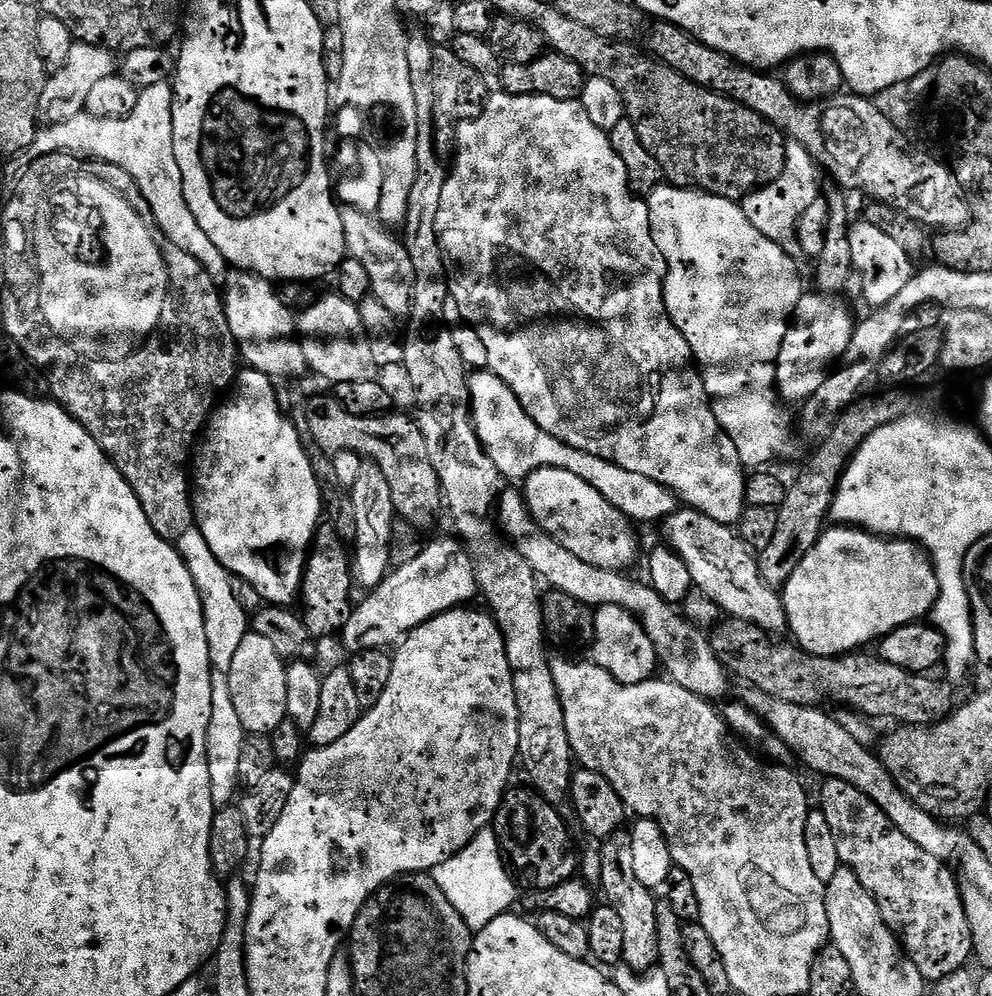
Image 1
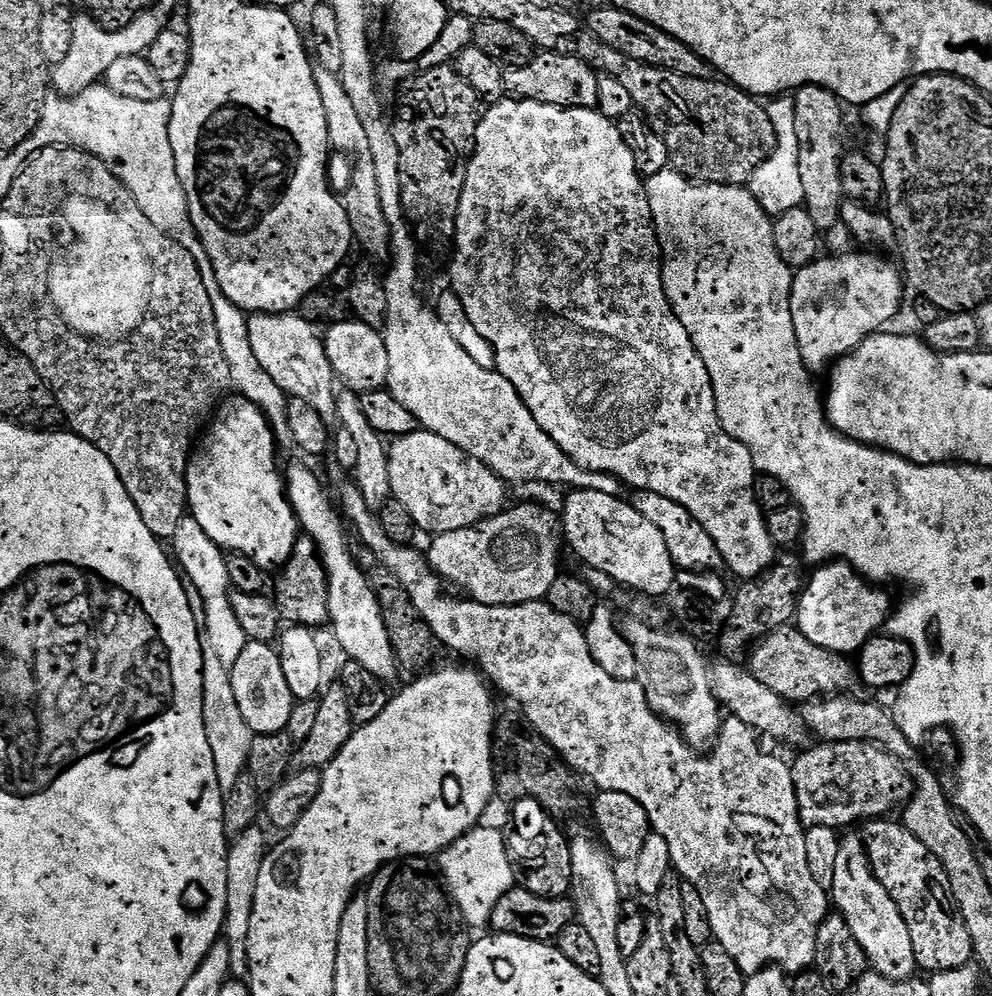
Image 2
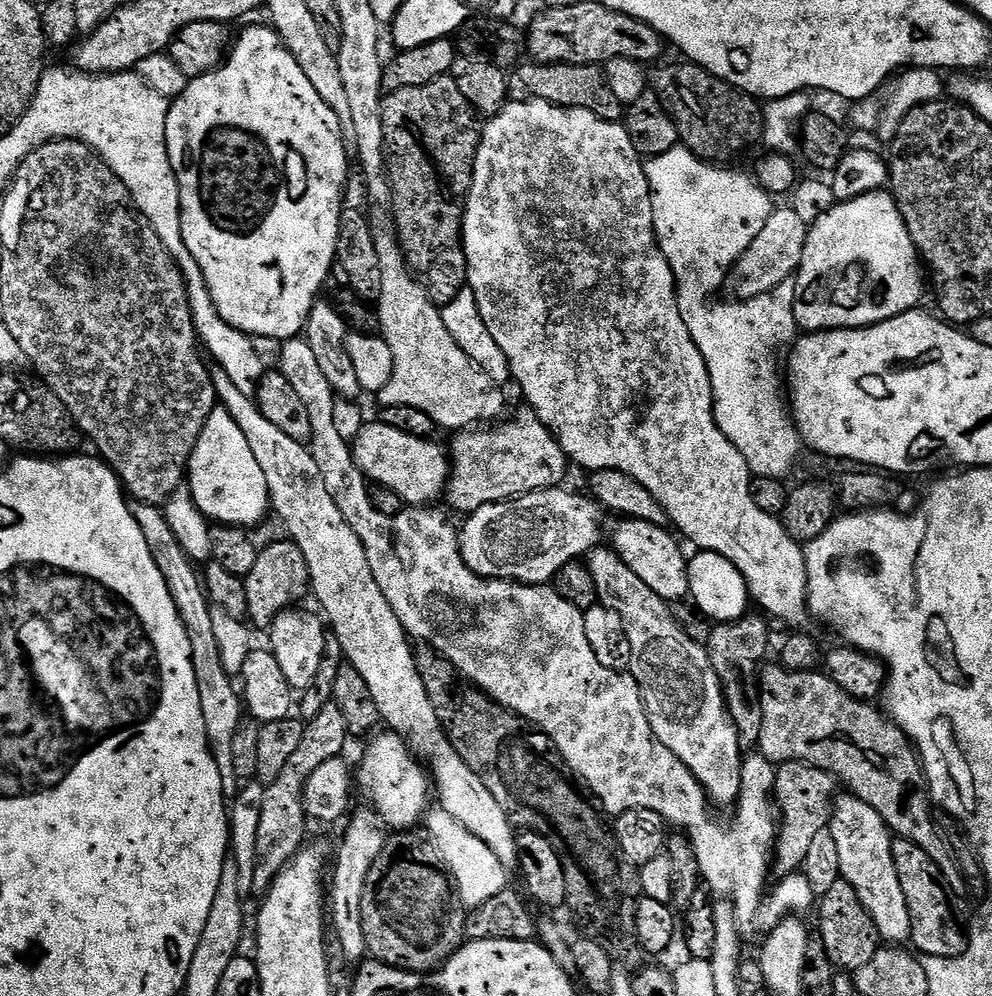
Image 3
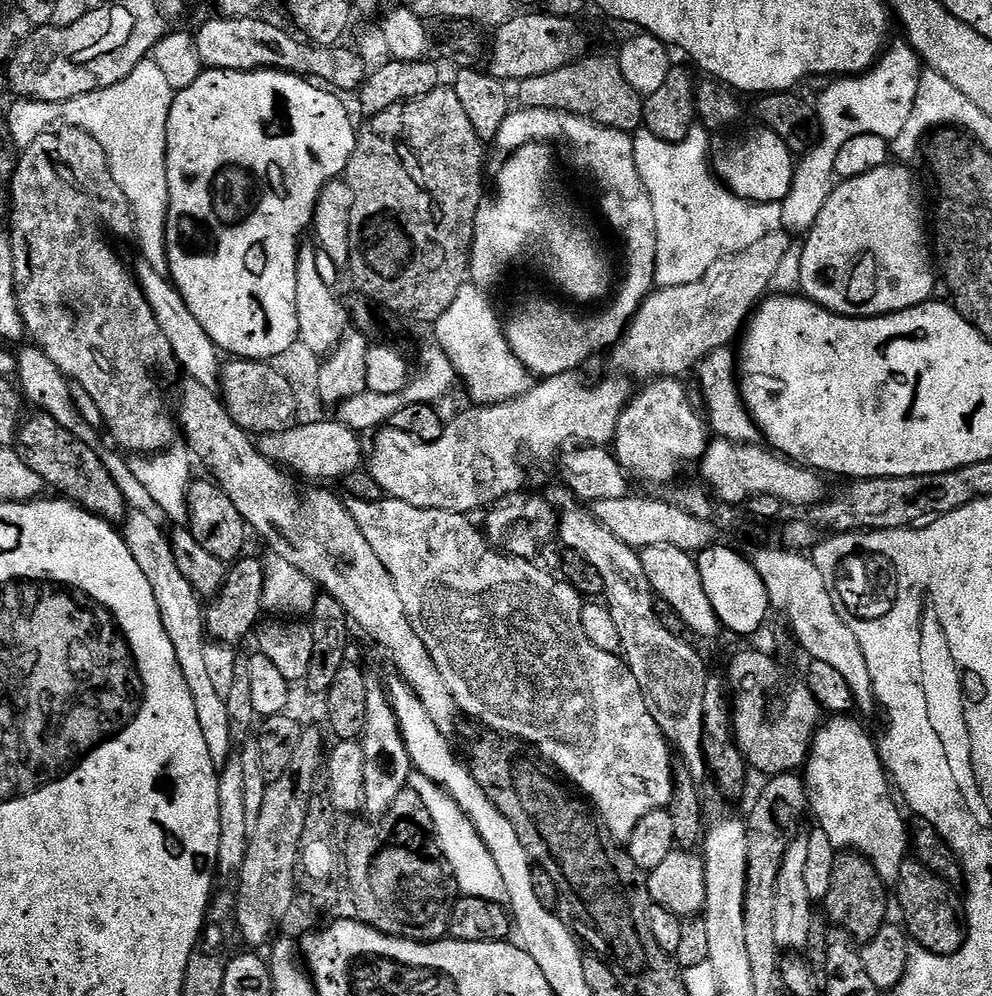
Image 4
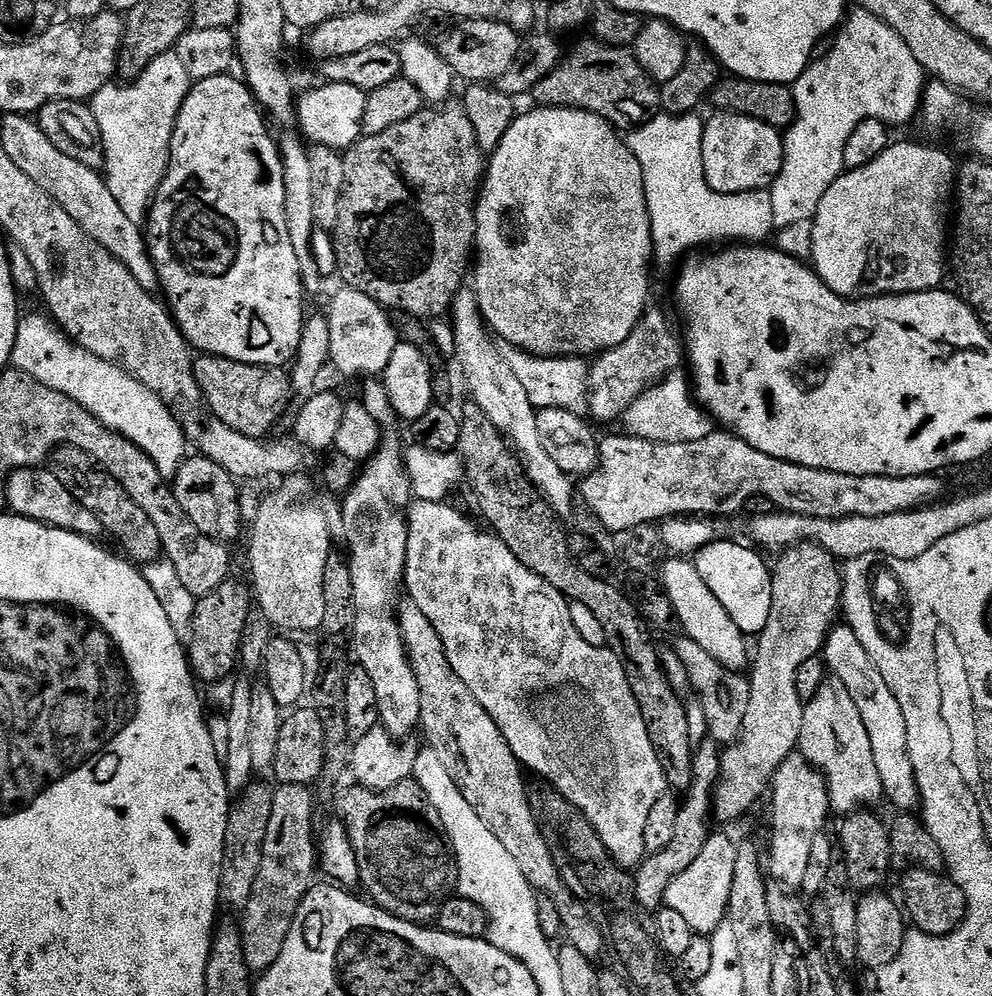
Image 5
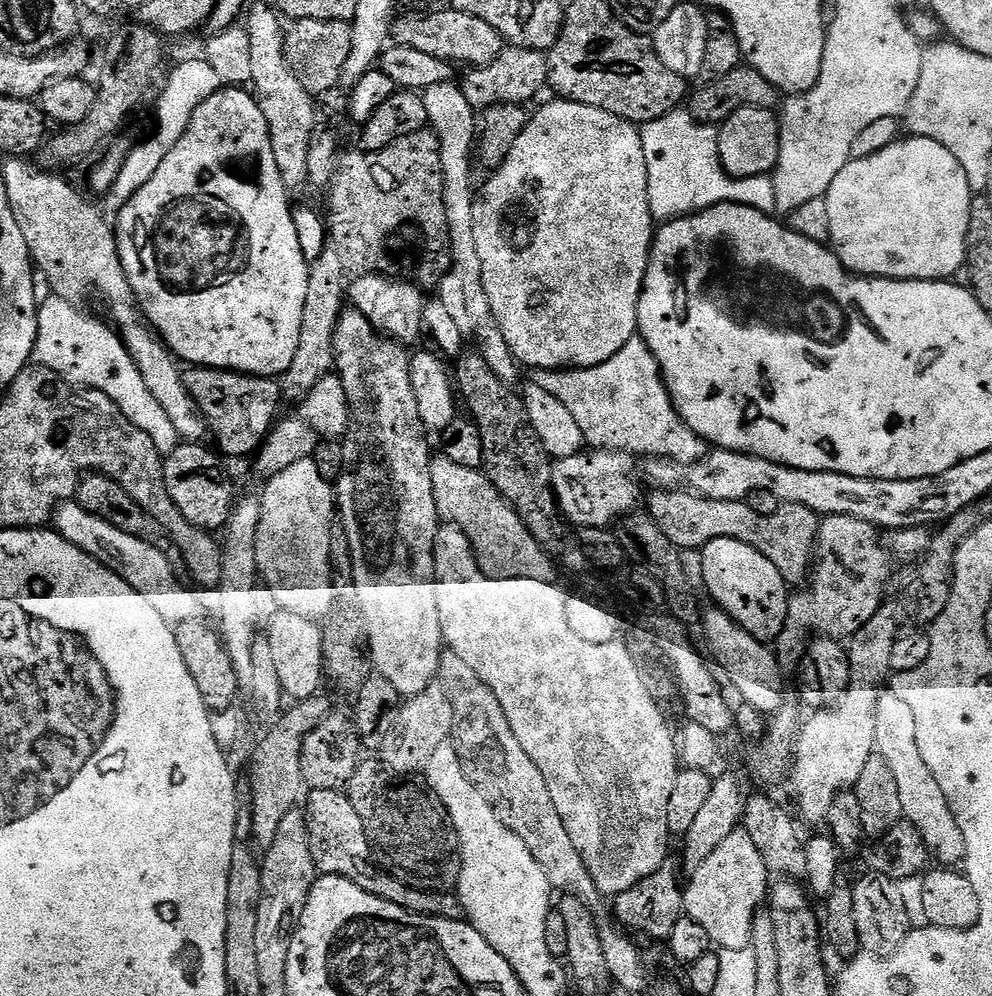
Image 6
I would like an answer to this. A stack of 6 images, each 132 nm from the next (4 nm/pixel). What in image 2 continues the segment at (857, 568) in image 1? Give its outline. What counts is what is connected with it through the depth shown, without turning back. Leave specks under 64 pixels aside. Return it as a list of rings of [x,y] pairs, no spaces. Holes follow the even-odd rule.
[[[829,562],[821,564],[815,569],[816,572],[807,577],[804,585],[804,592],[800,595],[800,604],[796,607],[795,627],[799,628],[814,646],[822,646],[831,652],[843,652],[845,654],[859,653],[860,647],[871,638],[877,635],[887,625],[888,617],[894,611],[894,603],[887,596],[883,587],[871,582],[866,582],[864,577],[843,562]]]

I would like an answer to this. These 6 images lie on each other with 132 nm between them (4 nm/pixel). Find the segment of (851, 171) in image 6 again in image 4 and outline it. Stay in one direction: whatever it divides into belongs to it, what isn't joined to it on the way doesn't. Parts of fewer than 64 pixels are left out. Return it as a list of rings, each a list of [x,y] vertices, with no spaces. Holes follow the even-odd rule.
[[[889,162],[858,178],[840,180],[828,195],[826,206],[822,206],[818,222],[808,229],[806,239],[804,257],[798,260],[799,291],[840,316],[884,316],[933,299],[938,272],[934,267],[930,232],[924,229],[924,200],[915,174],[903,163]]]

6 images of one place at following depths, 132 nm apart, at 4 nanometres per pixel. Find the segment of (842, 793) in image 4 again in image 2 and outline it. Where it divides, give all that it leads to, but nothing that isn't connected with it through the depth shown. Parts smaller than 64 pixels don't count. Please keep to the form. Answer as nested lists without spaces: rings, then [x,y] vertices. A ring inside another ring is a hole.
[[[845,835],[840,841],[830,900],[835,911],[846,918],[858,946],[862,946],[867,954],[871,971],[891,980],[910,980],[917,975],[914,942],[910,942],[910,926],[906,926],[906,918],[902,918],[886,886],[878,882],[872,863],[868,860],[864,841],[859,835]]]

